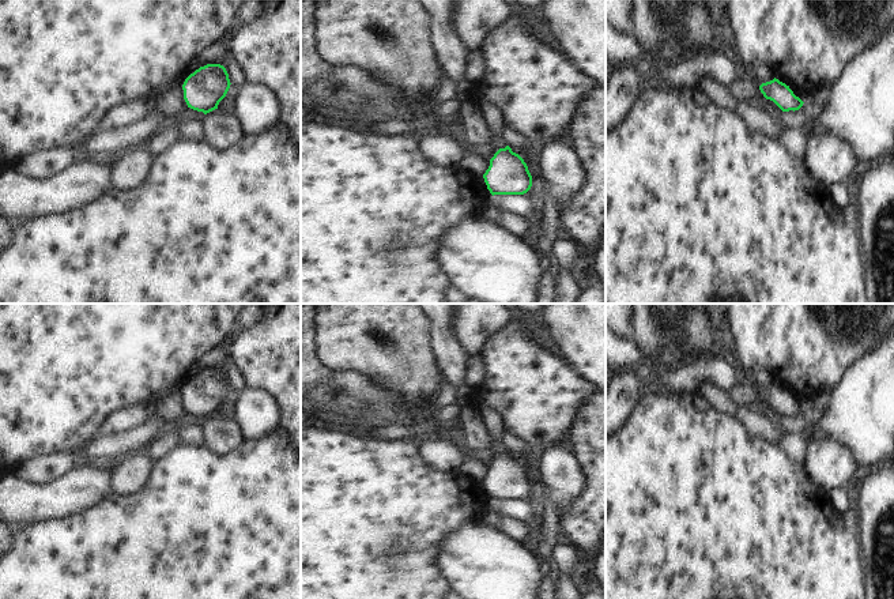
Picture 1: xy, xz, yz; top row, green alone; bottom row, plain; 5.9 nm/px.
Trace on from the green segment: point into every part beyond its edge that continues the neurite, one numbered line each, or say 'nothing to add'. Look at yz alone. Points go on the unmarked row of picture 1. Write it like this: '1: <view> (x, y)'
1: yz (743, 395).

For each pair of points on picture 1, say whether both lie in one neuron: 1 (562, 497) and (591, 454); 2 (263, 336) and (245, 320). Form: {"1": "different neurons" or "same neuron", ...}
{"1": "different neurons", "2": "different neurons"}

